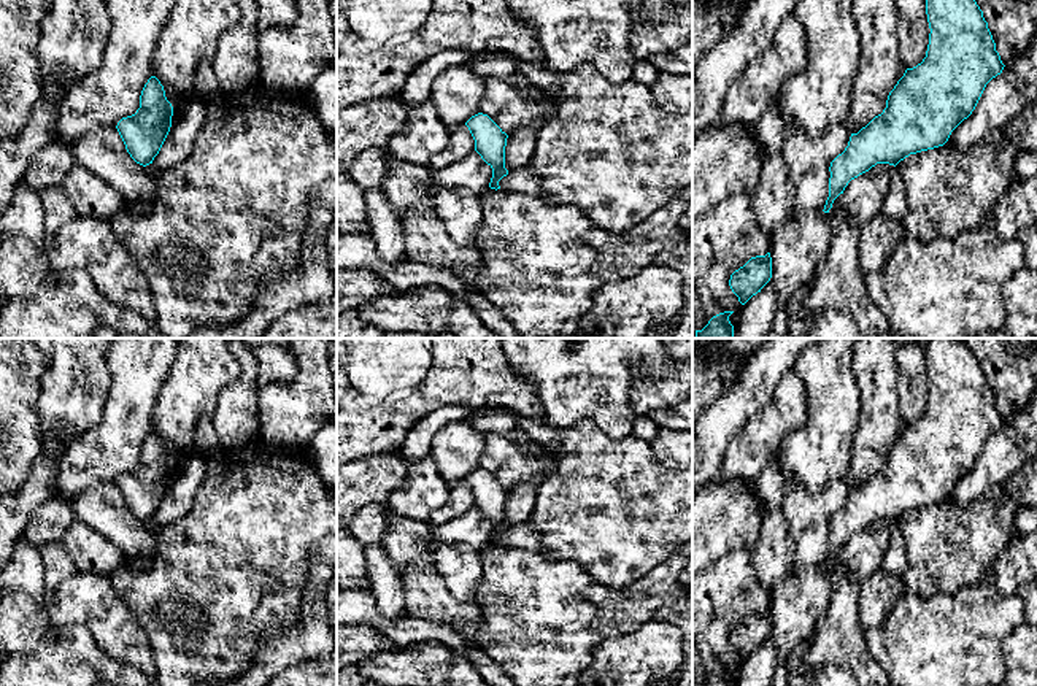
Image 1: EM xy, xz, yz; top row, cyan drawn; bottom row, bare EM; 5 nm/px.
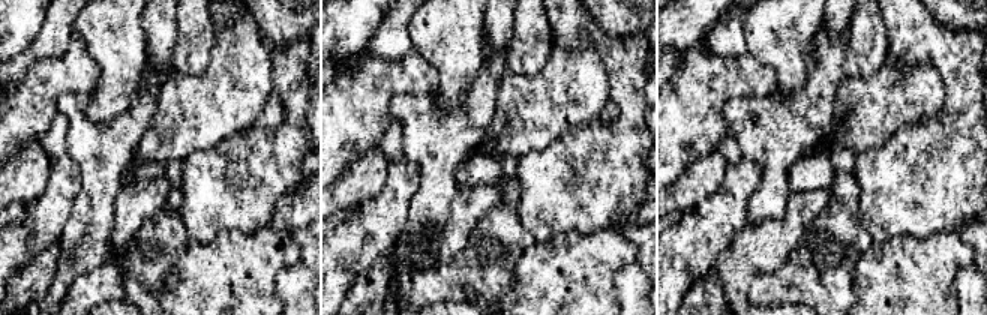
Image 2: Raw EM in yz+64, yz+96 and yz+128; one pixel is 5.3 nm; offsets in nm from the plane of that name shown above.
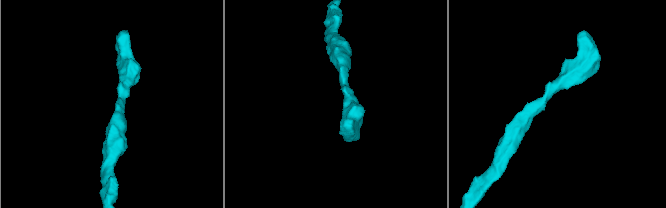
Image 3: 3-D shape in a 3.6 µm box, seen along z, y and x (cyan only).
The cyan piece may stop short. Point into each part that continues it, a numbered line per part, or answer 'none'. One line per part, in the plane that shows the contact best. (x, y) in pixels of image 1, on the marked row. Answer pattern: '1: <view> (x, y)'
none

